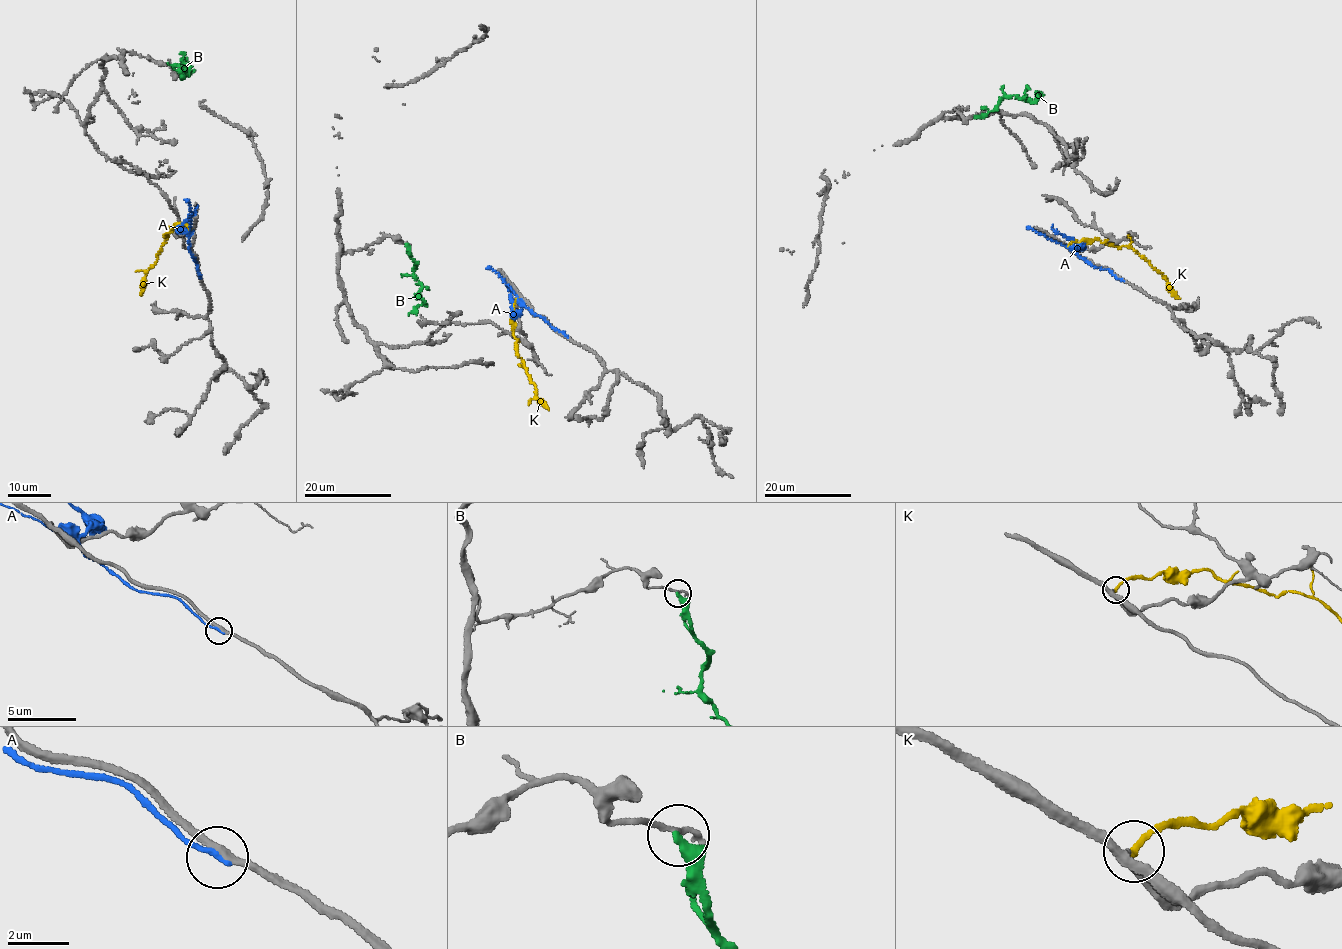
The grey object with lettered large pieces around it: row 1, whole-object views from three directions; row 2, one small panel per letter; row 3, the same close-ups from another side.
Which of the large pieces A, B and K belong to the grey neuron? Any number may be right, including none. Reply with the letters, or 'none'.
none

